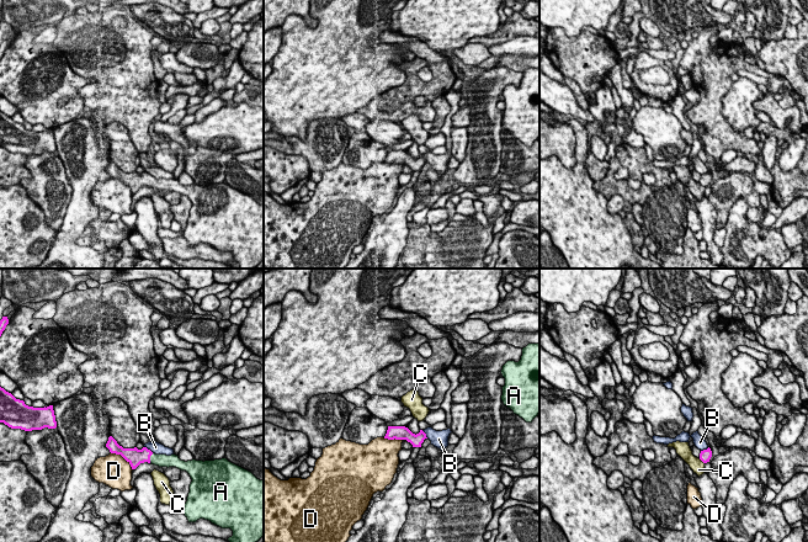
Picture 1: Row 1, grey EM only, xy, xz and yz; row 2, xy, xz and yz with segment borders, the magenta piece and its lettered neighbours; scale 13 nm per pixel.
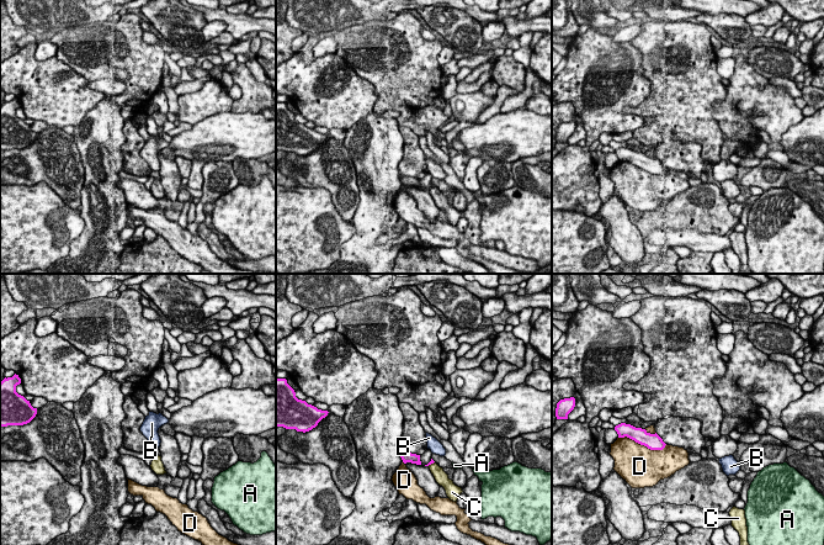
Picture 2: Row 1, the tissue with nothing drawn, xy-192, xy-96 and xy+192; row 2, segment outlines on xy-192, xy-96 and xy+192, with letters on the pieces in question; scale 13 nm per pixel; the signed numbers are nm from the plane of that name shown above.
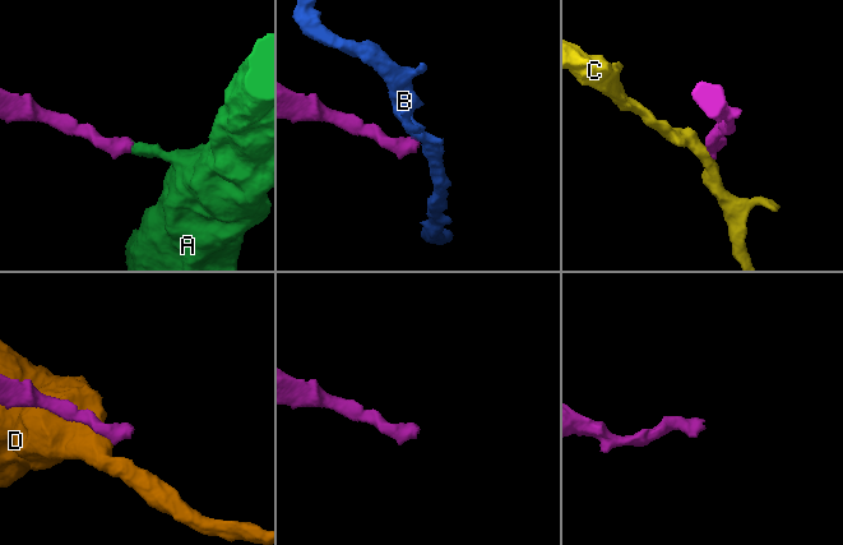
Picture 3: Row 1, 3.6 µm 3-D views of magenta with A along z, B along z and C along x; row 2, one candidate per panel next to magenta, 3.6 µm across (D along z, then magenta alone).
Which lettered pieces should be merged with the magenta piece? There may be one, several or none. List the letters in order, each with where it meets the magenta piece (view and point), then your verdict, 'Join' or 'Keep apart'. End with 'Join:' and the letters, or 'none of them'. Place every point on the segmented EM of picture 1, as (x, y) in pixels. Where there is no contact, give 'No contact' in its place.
A: Touches magenta at xy (149, 458). Join
B: Touches magenta at xy (149, 450). Keep apart
C: Touches magenta at yz (701, 460). Keep apart
D: Touches magenta at xy (123, 457). Keep apart
Join: A

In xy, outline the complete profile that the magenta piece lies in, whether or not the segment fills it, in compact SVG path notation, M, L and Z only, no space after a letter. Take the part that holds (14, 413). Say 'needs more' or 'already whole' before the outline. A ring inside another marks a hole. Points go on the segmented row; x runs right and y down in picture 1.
already whole; M0 387L0 423L11 429L25 431L55 429L57 421L53 405L33 408L16 399L11 393Z

